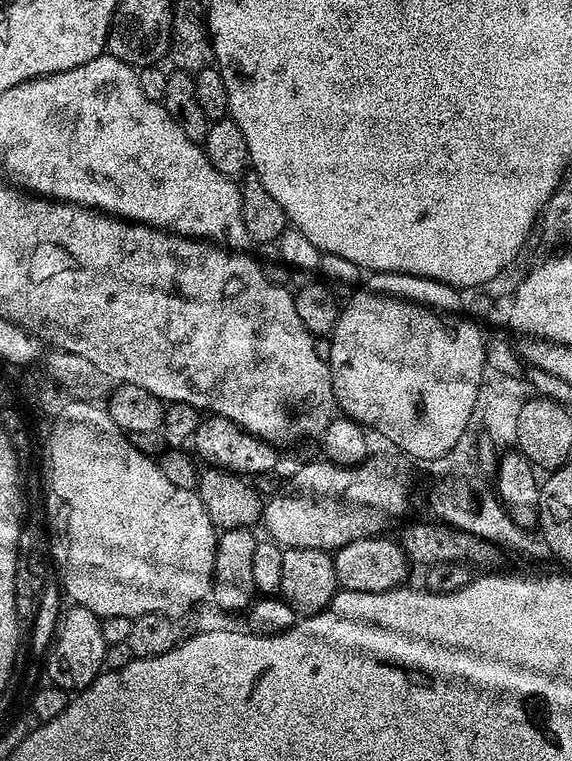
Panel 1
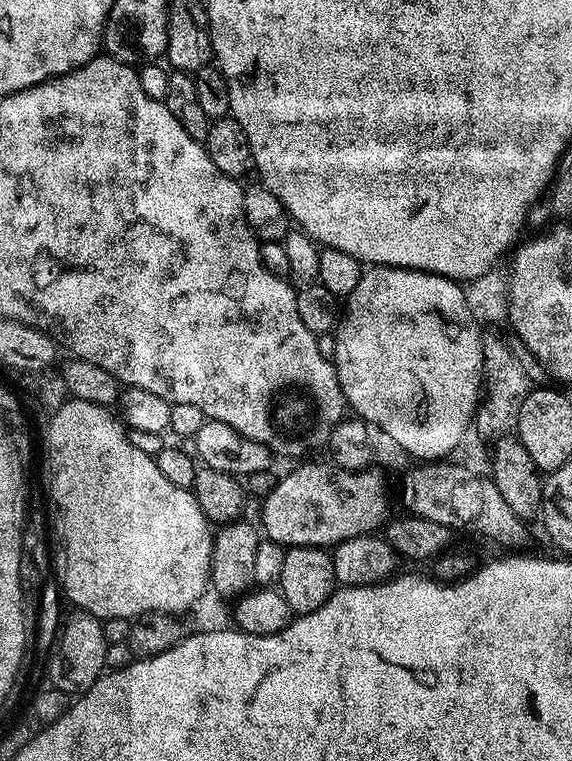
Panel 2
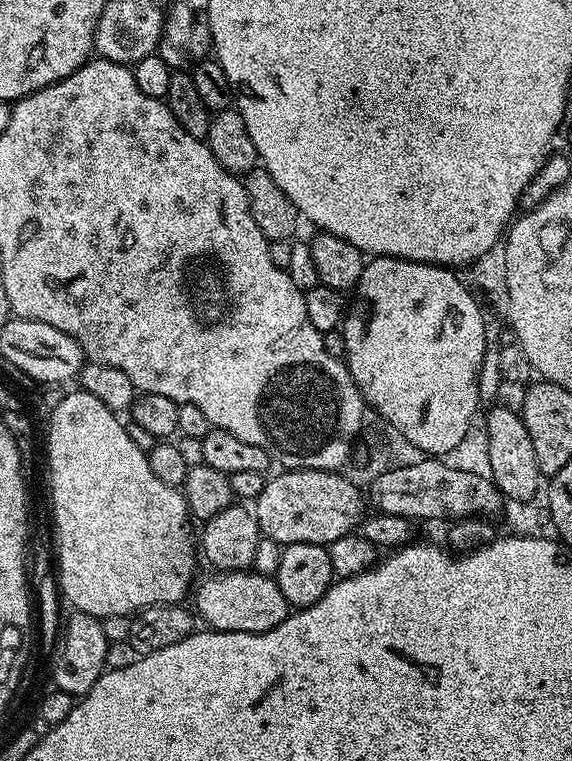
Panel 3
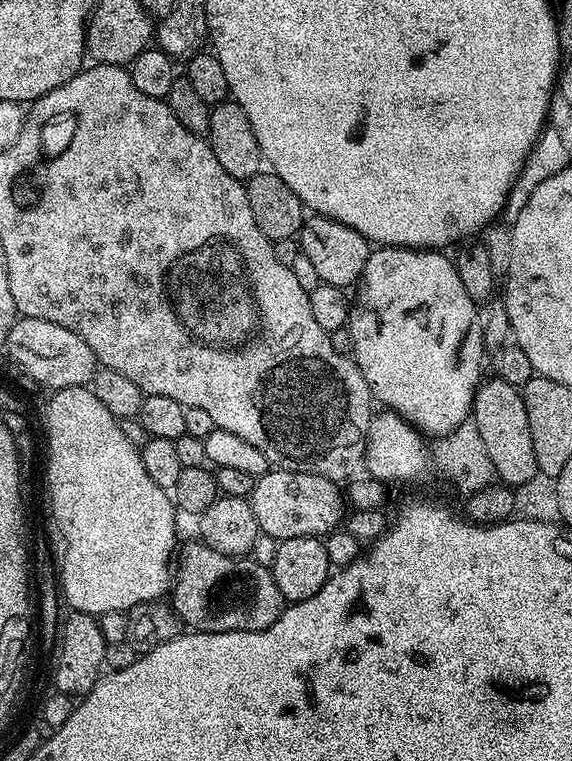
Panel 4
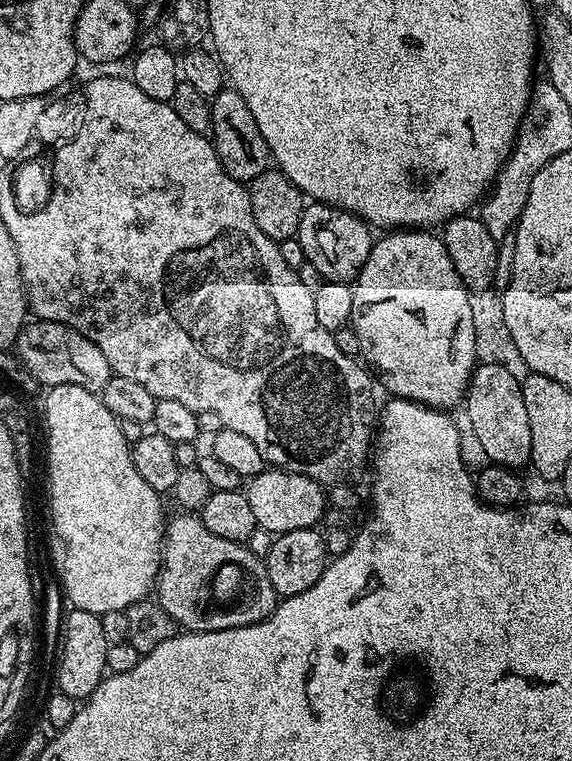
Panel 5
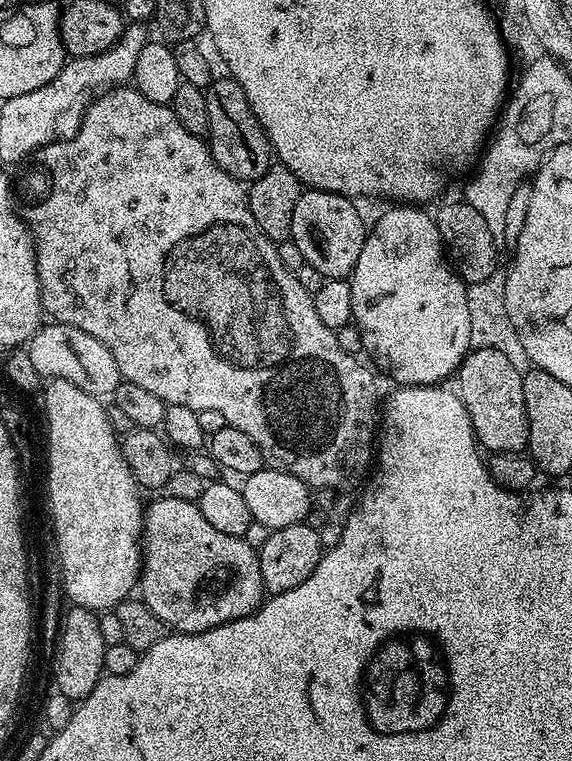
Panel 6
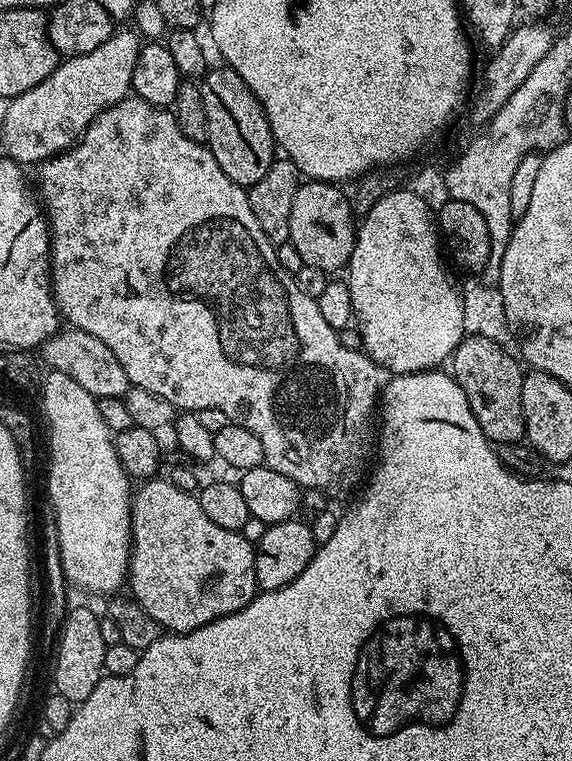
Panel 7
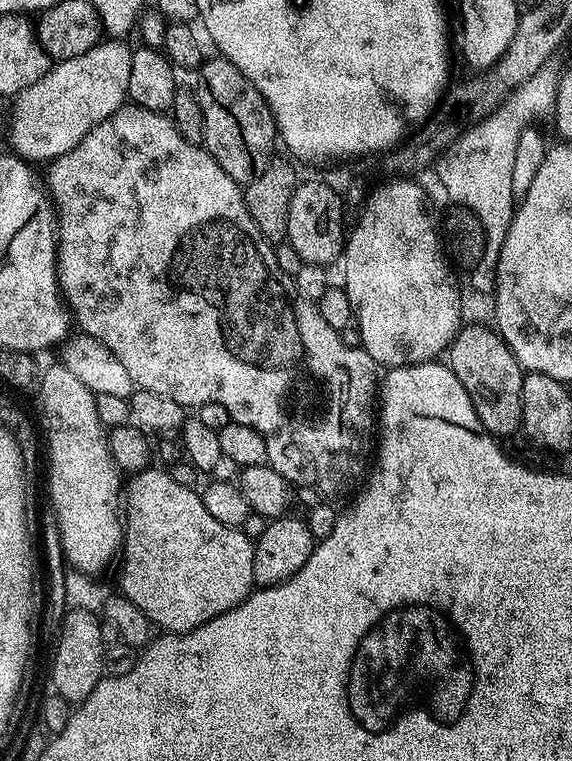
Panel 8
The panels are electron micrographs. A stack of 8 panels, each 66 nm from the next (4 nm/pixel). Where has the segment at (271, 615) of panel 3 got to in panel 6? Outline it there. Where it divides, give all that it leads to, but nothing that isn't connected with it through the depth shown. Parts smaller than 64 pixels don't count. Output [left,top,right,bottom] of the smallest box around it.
[138,494,266,634]

